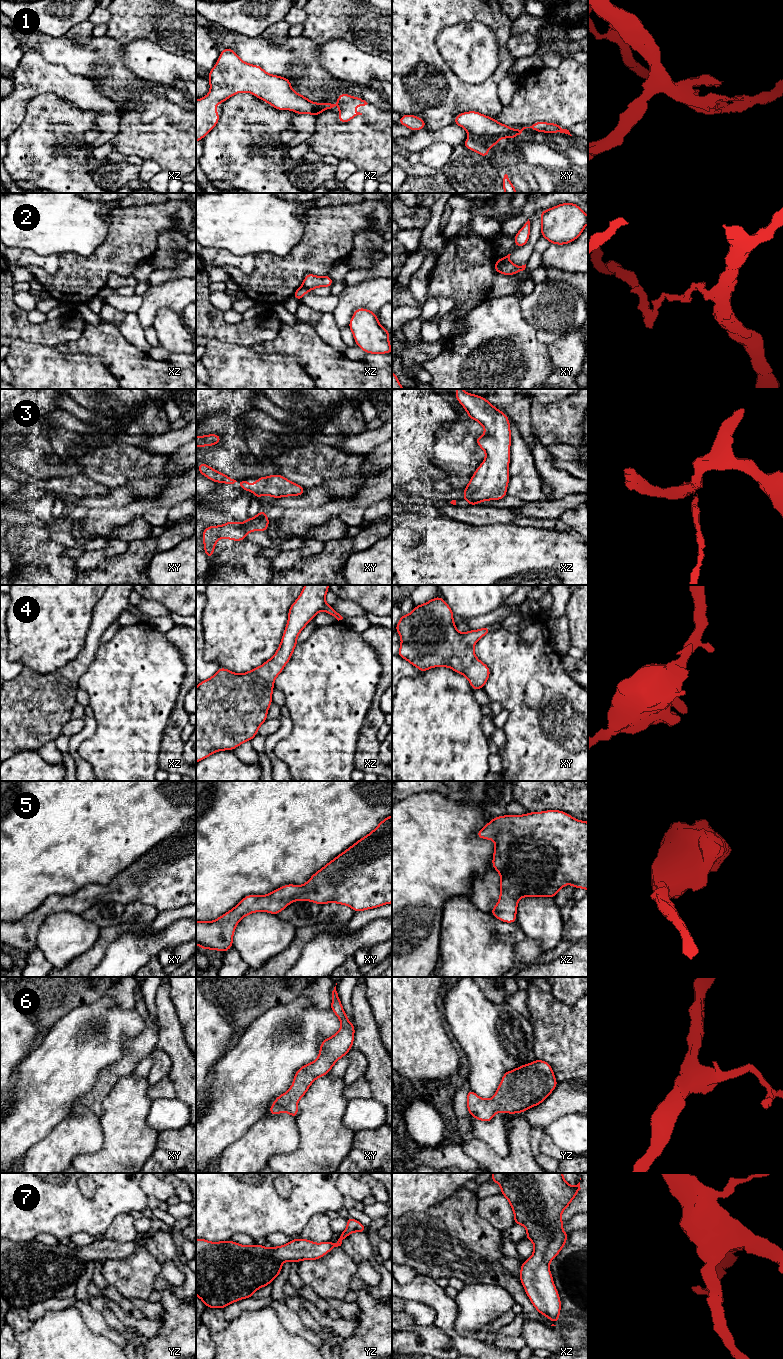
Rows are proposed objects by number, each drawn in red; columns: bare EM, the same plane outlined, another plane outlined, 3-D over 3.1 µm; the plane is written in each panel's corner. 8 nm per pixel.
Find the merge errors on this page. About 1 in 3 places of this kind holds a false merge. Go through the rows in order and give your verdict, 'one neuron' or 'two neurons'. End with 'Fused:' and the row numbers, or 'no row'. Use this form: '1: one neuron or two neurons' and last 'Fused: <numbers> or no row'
1: one neuron
2: two neurons
3: two neurons
4: one neuron
5: one neuron
6: one neuron
7: one neuron
Fused: 2, 3

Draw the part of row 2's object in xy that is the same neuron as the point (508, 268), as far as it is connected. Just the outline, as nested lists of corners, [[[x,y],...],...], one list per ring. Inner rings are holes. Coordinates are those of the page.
[[[508,254],[507,256],[499,259],[500,266],[501,266],[500,273],[502,273],[506,276],[519,273],[519,272],[525,270],[525,268],[526,268],[526,264],[522,265],[522,266],[514,265],[510,261],[510,255],[511,254]]]

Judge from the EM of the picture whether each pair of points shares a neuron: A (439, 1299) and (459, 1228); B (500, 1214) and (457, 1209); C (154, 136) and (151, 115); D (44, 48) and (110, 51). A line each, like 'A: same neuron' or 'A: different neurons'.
A: different neurons
B: different neurons
C: different neurons
D: same neuron

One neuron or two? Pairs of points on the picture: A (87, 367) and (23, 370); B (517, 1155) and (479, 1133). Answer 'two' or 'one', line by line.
A: one
B: two

